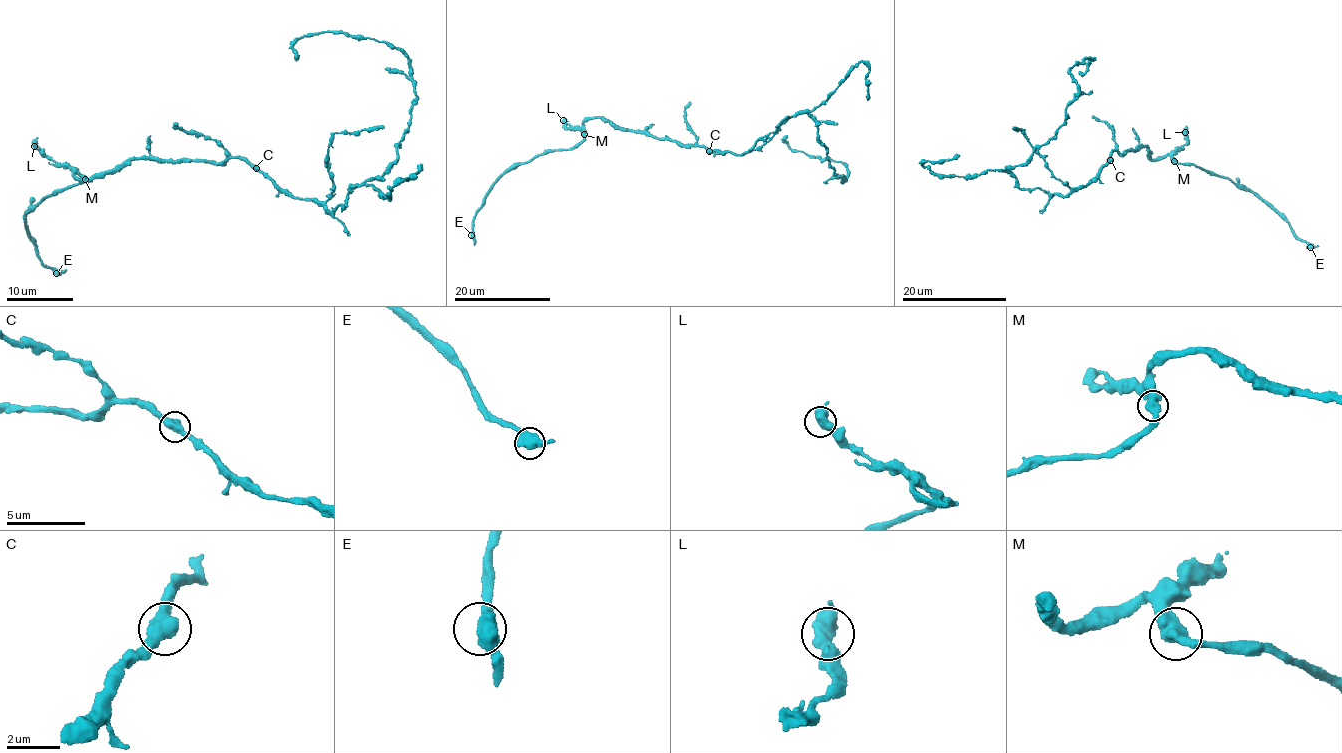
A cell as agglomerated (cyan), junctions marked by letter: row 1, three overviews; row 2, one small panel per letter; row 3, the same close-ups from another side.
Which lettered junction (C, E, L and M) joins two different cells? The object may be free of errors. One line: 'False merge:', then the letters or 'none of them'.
False merge: none of them

